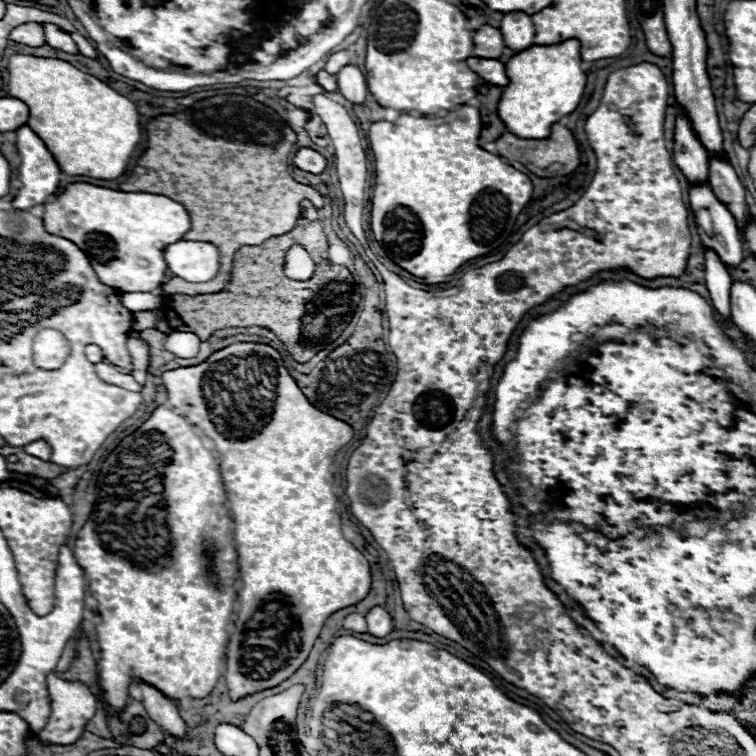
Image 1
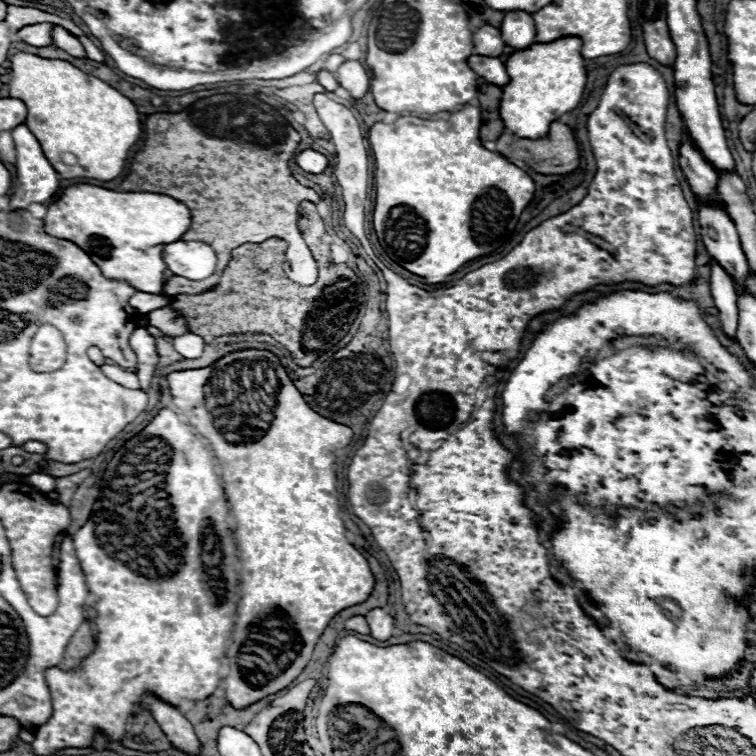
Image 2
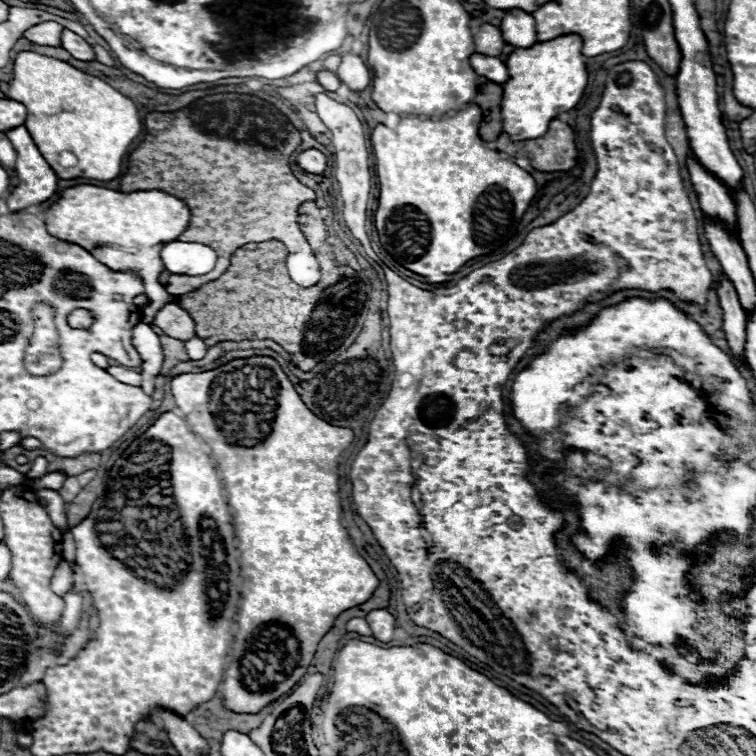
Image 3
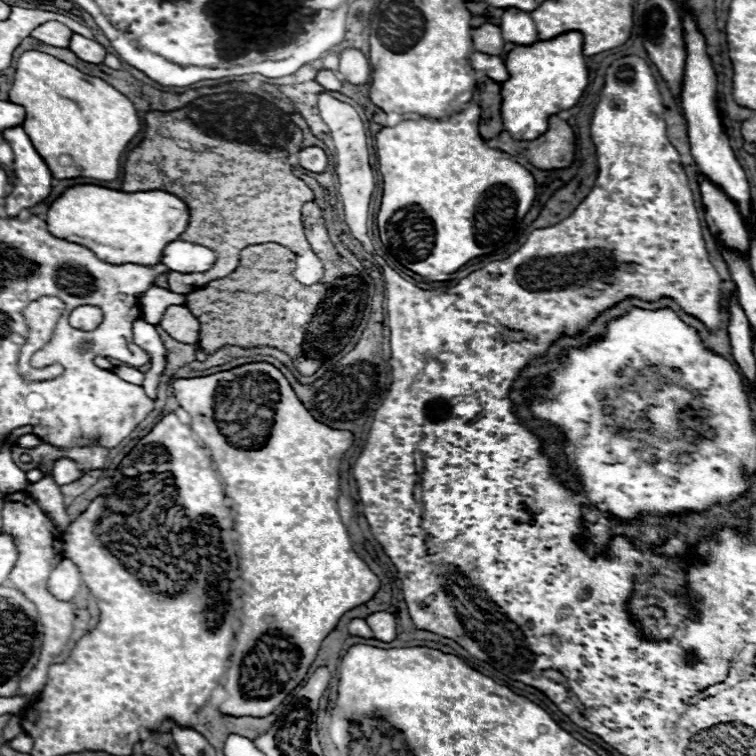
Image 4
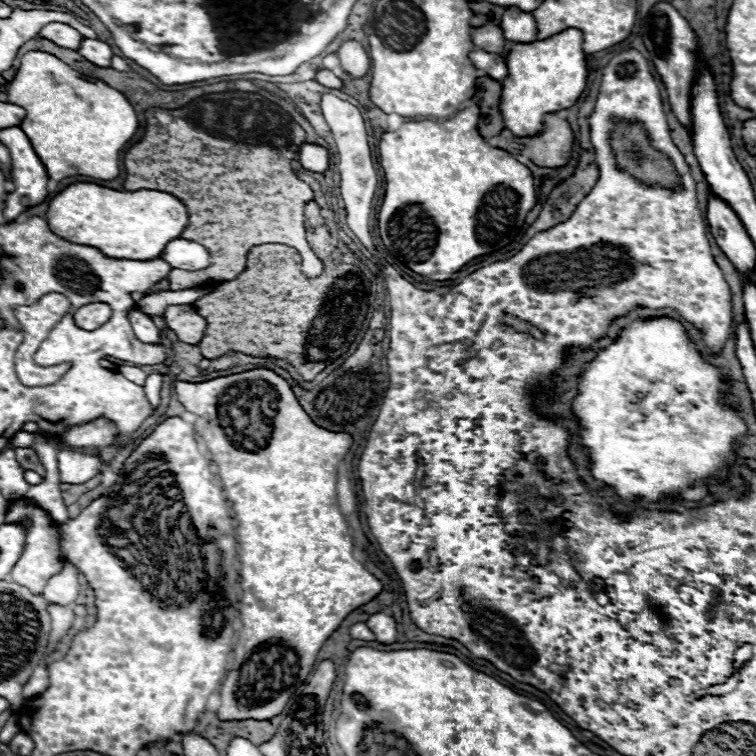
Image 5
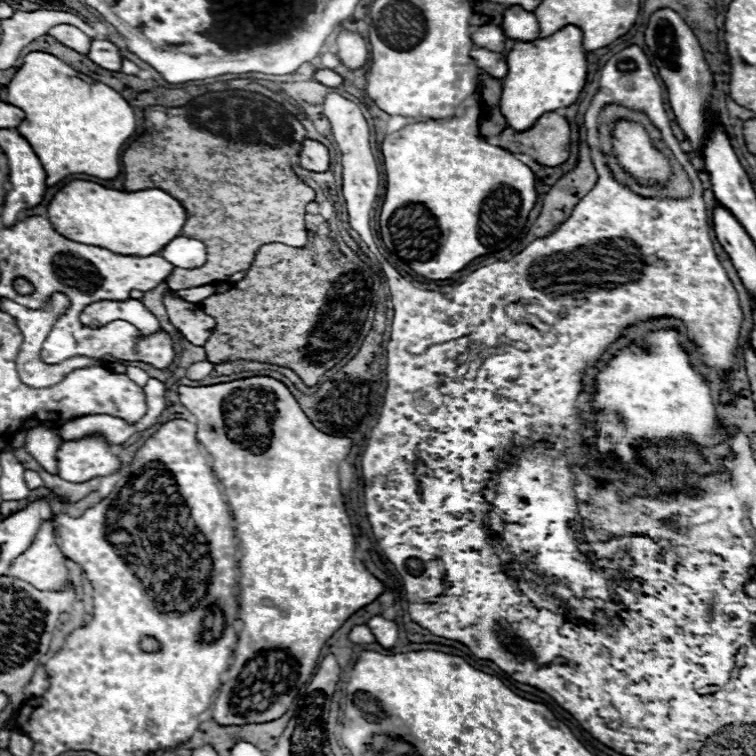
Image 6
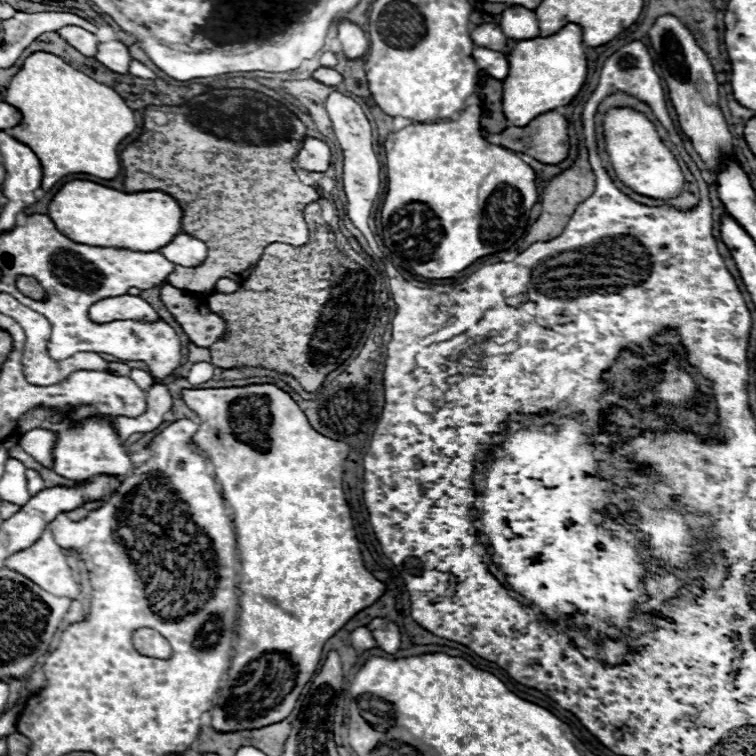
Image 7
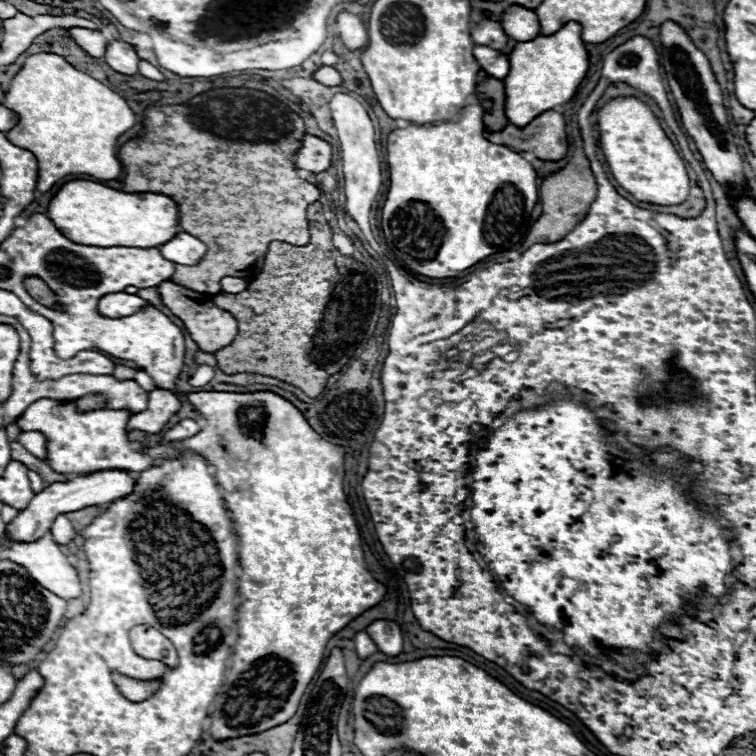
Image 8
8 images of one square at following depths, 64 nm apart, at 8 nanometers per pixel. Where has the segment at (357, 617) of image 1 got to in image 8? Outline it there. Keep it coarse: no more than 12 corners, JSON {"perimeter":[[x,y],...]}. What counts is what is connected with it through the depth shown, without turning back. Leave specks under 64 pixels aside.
{"perimeter":[[366,632],[354,636],[354,648],[360,660],[378,652]]}

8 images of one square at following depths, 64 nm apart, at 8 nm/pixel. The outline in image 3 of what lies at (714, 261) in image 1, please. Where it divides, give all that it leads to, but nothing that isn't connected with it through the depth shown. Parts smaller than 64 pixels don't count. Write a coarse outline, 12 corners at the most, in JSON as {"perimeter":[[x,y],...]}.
{"perimeter":[[728,278],[718,280],[730,352],[746,362],[746,312]]}

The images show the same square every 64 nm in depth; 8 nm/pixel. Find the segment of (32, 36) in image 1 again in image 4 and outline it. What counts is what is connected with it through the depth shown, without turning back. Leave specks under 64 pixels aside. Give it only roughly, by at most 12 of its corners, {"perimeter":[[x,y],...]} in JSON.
{"perimeter":[[56,20],[38,26],[32,38],[68,46],[72,30]]}

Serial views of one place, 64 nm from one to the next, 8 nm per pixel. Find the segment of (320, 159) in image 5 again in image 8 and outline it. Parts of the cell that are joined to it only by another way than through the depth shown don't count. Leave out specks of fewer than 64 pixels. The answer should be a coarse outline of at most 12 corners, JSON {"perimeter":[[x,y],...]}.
{"perimeter":[[306,134],[296,166],[318,174],[332,164],[332,146]]}

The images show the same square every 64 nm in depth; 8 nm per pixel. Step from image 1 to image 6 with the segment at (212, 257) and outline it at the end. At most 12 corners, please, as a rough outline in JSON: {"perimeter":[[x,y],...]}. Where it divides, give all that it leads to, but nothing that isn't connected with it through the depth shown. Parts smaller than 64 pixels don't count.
{"perimeter":[[178,236],[160,250],[176,268],[200,268],[206,246]]}

